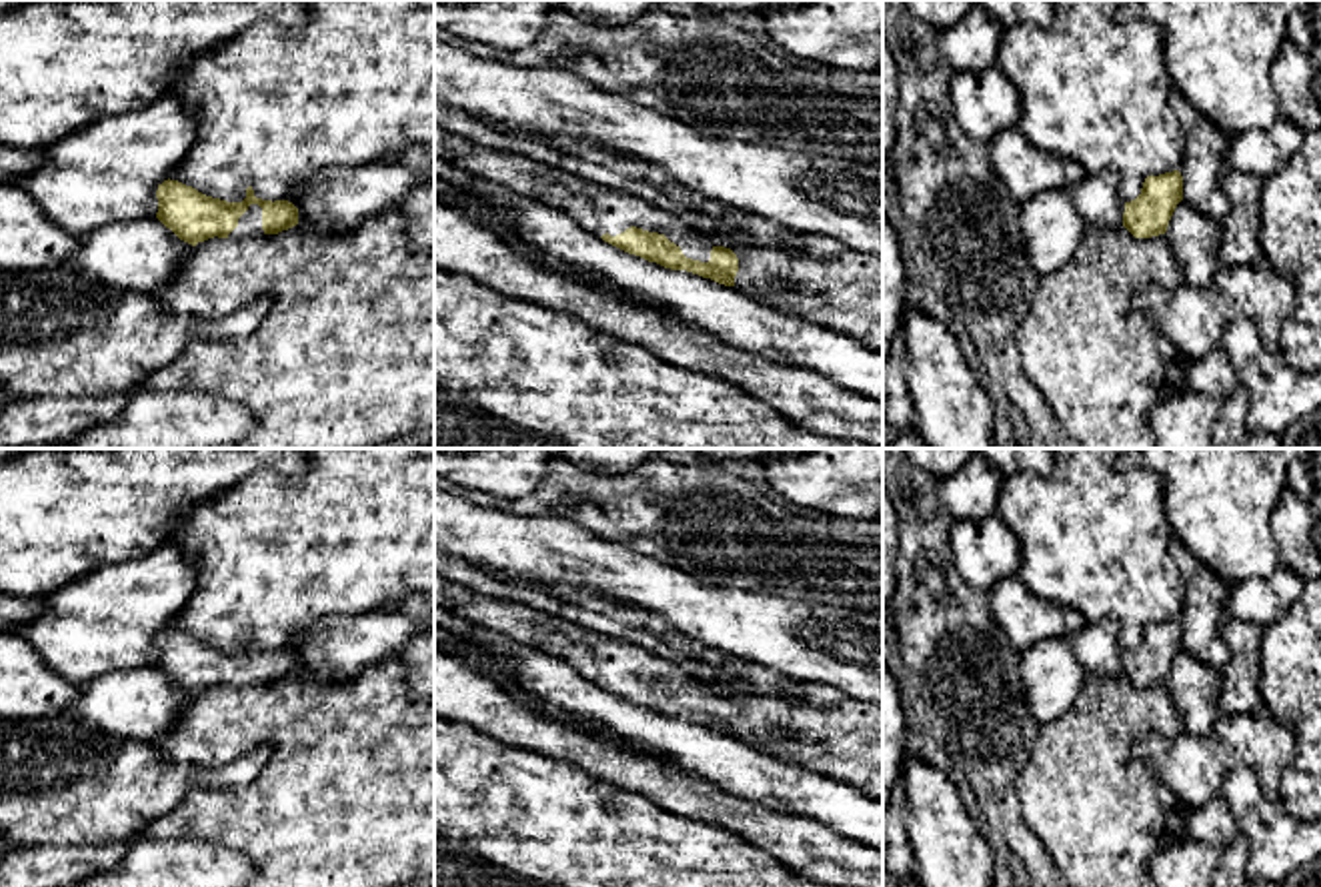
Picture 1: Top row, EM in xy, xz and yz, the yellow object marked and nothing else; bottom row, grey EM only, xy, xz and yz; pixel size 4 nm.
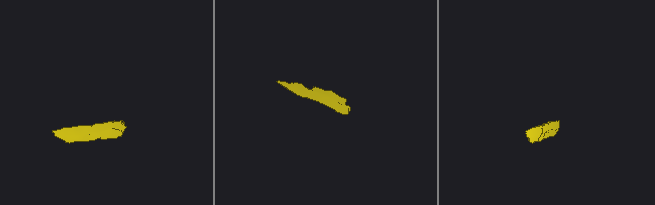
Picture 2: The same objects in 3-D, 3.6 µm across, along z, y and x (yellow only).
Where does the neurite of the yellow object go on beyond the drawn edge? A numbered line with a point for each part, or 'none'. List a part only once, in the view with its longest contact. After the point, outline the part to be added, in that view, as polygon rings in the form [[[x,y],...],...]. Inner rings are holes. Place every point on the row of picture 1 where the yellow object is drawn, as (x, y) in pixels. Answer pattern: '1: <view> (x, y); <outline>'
1: xz (597, 209); [[[434,124],[434,156],[466,174],[500,184],[526,198],[564,212],[594,236],[616,236],[630,226],[665,234],[687,258],[709,262],[713,240],[679,216],[650,206],[634,194],[598,186],[520,154],[498,152]]]

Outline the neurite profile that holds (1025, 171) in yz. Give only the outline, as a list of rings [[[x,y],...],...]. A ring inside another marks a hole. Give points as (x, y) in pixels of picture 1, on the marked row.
[[[1017,126],[997,132],[987,144],[993,170],[1017,202],[1071,186],[1067,158],[1035,148]]]

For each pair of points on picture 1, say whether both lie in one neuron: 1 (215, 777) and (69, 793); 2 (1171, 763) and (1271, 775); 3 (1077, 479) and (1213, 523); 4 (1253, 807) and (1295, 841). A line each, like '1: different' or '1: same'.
1: same
2: same
3: different
4: same

